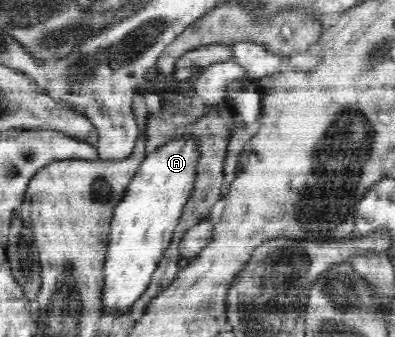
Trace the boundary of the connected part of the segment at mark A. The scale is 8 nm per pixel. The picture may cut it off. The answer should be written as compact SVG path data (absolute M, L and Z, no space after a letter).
M181 136L173 137L141 162L126 195L115 207L110 224L101 289L103 313L115 317L125 314L147 289L192 195L197 180L197 155L197 140L193 136Z

